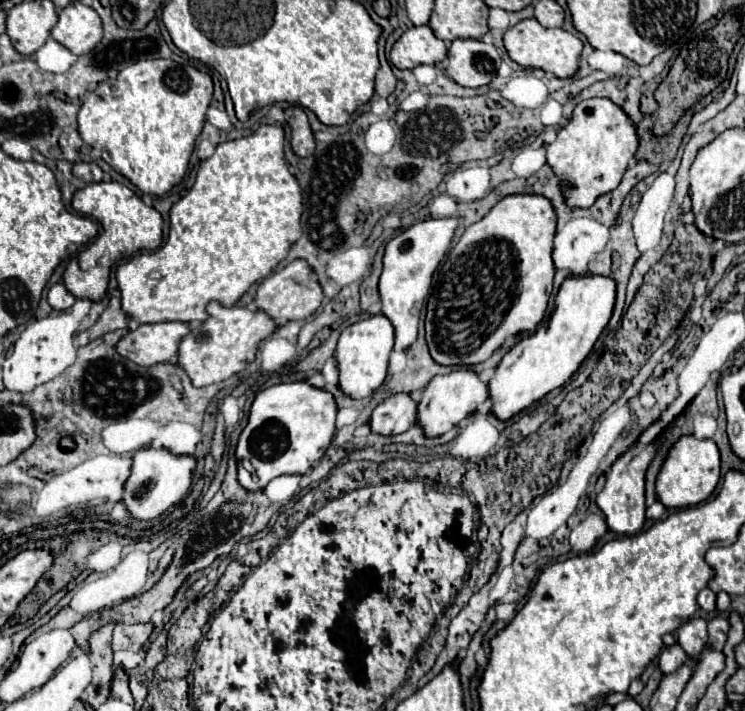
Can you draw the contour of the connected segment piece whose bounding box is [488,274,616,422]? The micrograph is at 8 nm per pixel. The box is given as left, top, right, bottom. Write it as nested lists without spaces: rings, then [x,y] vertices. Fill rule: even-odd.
[[[570,276],[560,286],[554,312],[542,334],[532,334],[510,348],[502,362],[496,366],[494,376],[488,382],[488,394],[492,400],[490,412],[498,420],[510,420],[530,404],[538,402],[550,390],[560,388],[584,362],[596,344],[598,336],[606,328],[616,298],[616,284],[606,276]]]

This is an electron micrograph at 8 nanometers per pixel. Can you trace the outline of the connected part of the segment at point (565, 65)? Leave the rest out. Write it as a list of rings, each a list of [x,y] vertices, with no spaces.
[[[522,20],[516,26],[508,28],[504,34],[504,46],[508,56],[524,68],[540,68],[544,72],[552,72],[558,78],[572,78],[578,70],[578,58],[582,54],[582,40],[564,28],[544,28],[540,22]]]

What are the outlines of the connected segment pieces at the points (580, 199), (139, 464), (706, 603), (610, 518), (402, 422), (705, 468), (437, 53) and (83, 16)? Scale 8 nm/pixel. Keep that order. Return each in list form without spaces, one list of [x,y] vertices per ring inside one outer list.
[[[608,98],[582,100],[572,120],[558,132],[556,142],[546,146],[546,164],[560,178],[560,190],[568,206],[588,208],[600,194],[614,190],[638,148],[638,134],[626,112]]]
[[[142,448],[134,454],[130,478],[124,484],[122,502],[126,510],[136,520],[154,520],[164,514],[170,506],[178,504],[186,498],[188,488],[192,484],[192,474],[196,468],[196,460],[192,456],[174,456],[168,450]]]
[[[704,588],[700,594],[698,594],[698,606],[706,612],[714,612],[716,610],[716,594],[710,590],[710,588]]]
[[[654,442],[650,444],[634,444],[626,454],[622,454],[610,468],[610,474],[606,478],[604,490],[596,496],[596,506],[602,510],[604,520],[608,528],[616,534],[636,534],[644,526],[644,476],[646,468],[650,466],[658,446]]]
[[[392,394],[380,402],[370,416],[370,430],[380,436],[402,434],[416,424],[416,402],[410,394]]]
[[[680,436],[670,448],[662,468],[656,476],[656,494],[666,508],[686,508],[704,502],[720,480],[720,452],[712,440],[698,440],[694,436]]]
[[[414,26],[406,30],[390,52],[396,68],[416,68],[418,64],[438,64],[446,58],[446,44],[438,40],[430,26]]]
[[[72,2],[58,12],[58,24],[52,28],[52,38],[76,56],[88,54],[102,38],[100,16],[94,8]]]

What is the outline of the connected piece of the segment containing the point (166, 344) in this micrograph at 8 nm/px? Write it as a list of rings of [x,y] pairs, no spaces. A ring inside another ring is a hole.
[[[188,322],[140,324],[134,332],[128,332],[118,342],[116,350],[124,358],[128,358],[140,366],[176,362],[178,346],[188,332],[190,332]]]

